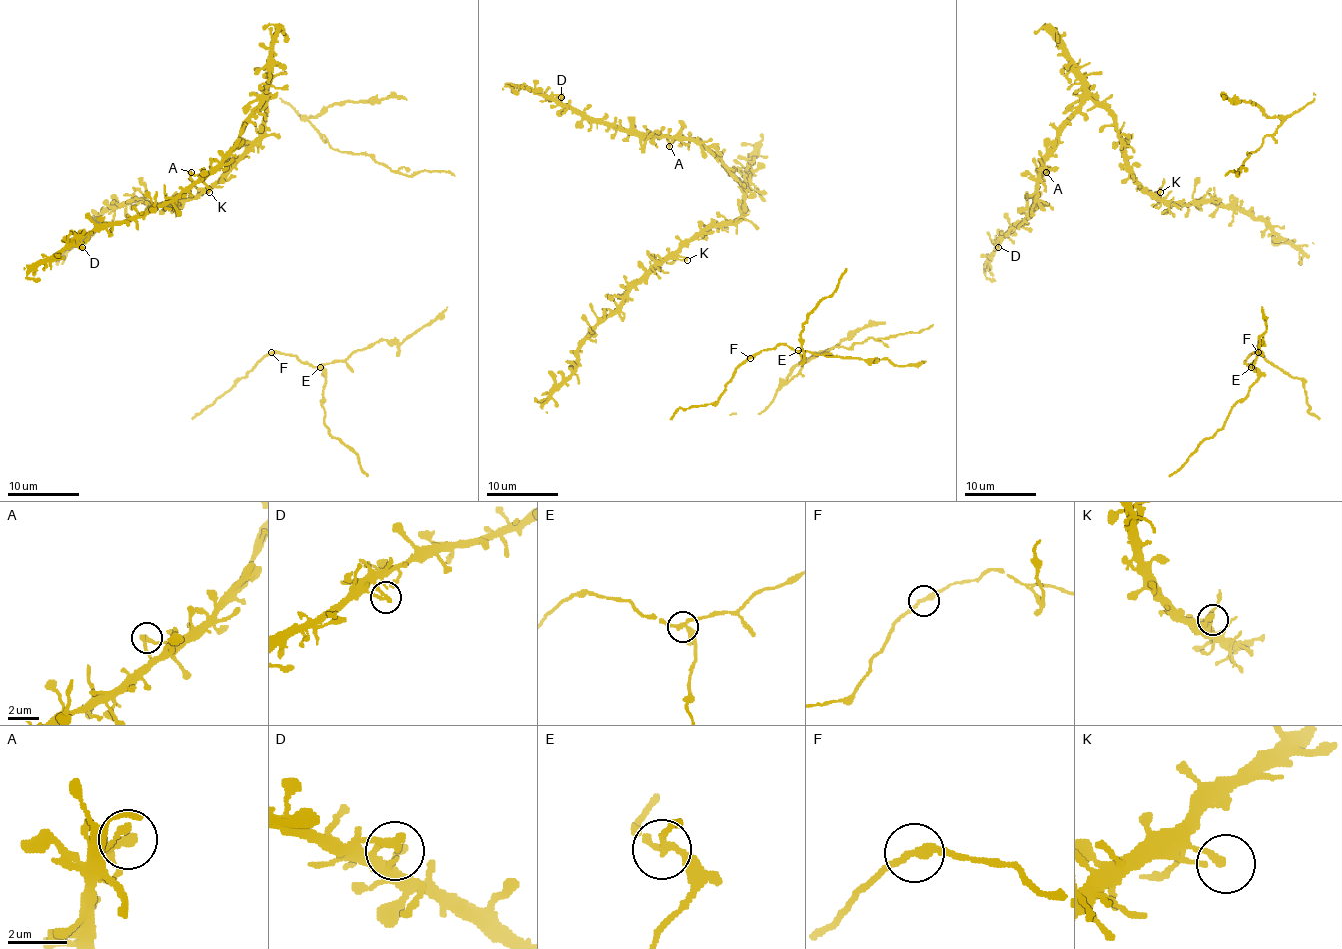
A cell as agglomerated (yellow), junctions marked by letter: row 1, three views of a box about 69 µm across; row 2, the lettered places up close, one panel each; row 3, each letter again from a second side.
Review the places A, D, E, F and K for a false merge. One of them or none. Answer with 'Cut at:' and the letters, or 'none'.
Cut at: E

